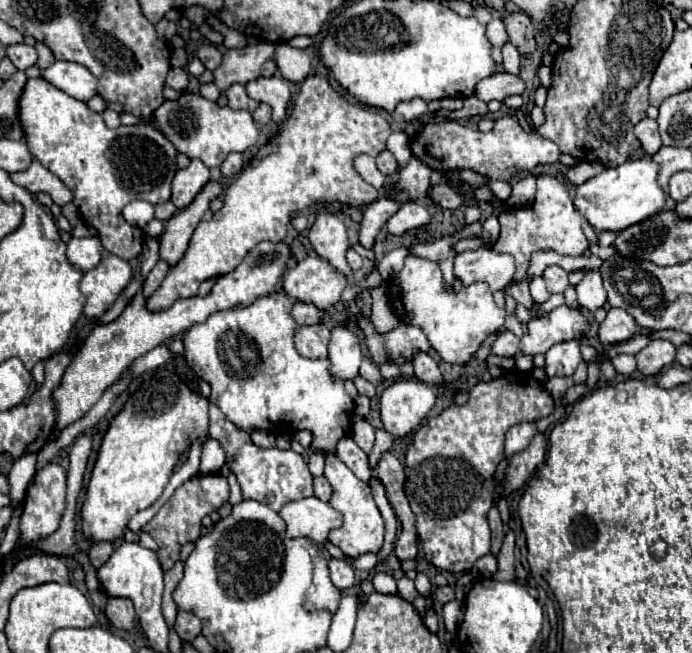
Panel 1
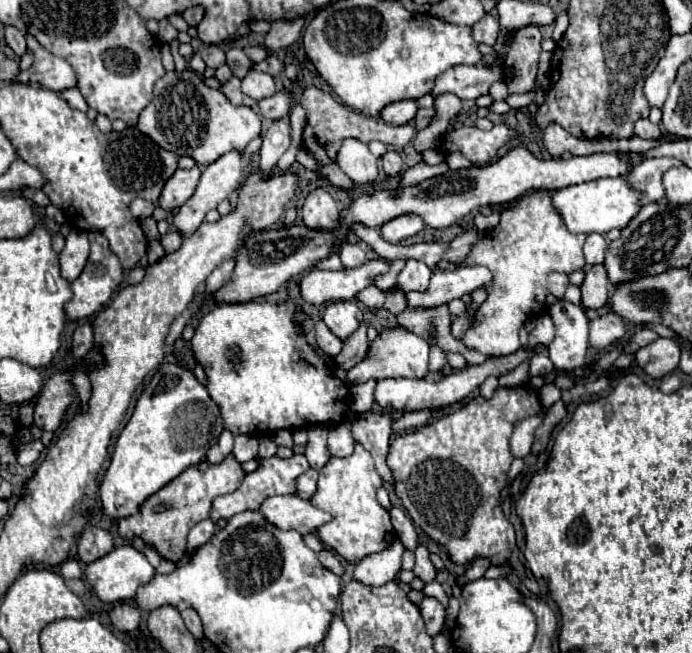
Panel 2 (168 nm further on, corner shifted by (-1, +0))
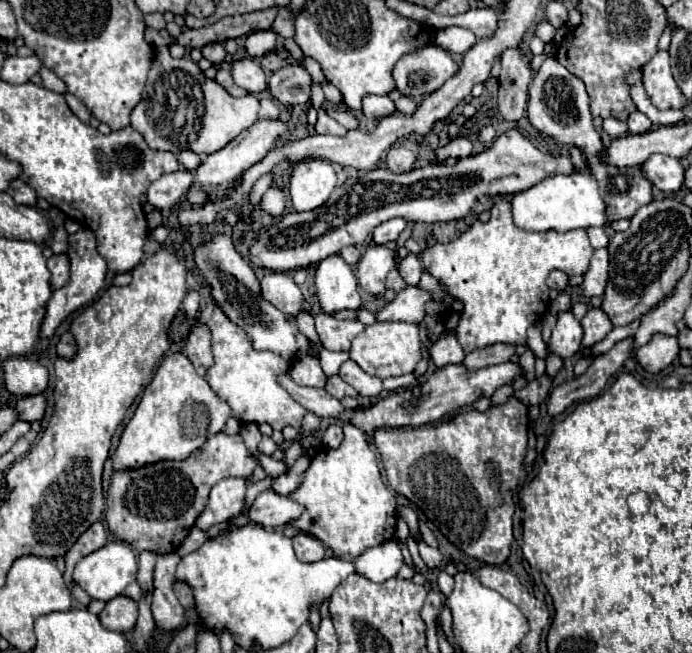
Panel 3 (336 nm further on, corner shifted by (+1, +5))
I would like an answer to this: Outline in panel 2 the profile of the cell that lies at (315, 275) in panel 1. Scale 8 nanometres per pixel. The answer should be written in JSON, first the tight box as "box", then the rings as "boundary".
{"box":[299,259,389,305],"boundary":[[[373,259],[357,269],[323,271],[313,267],[299,279],[299,291],[309,305],[329,305],[335,301],[351,301],[357,291],[371,285],[371,277],[387,273],[389,263],[385,259]]]}

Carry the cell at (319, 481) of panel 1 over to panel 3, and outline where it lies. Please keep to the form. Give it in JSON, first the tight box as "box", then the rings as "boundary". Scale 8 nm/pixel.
{"box":[271,456,311,496],"boundary":[[[301,456],[301,458],[289,468],[287,474],[283,474],[283,476],[279,476],[279,478],[273,478],[271,490],[277,492],[277,494],[281,494],[281,496],[289,496],[289,494],[297,488],[297,482],[301,480],[301,474],[307,470],[309,462],[311,462],[311,458]]]}

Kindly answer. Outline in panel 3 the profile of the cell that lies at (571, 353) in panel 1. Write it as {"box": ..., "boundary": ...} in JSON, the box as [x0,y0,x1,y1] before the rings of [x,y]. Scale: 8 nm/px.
{"box":[549,312,581,358],"boundary":[[[561,312],[557,318],[557,326],[553,328],[549,348],[561,358],[571,358],[581,350],[581,338],[581,324],[573,318],[571,312]]]}

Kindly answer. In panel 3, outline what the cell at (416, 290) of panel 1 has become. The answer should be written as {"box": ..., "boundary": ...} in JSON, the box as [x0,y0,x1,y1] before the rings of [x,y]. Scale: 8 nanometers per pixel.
{"box":[399,254,423,286],"boundary":[[[407,254],[401,262],[399,262],[399,274],[403,276],[403,280],[411,286],[415,286],[423,274],[423,266],[419,262],[419,258],[415,254]]]}

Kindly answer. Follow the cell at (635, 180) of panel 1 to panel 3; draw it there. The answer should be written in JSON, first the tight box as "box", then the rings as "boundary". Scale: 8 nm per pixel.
{"box":[509,172,605,232],"boundary":[[[589,172],[581,174],[555,174],[539,184],[517,192],[509,198],[513,224],[527,232],[569,232],[575,228],[591,228],[591,226],[605,226],[605,202],[601,192],[597,190],[597,182]]]}

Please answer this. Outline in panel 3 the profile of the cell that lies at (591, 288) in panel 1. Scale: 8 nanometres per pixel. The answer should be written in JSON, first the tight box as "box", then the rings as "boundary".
{"box":[581,248,609,298],"boundary":[[[599,248],[599,250],[595,250],[595,254],[591,258],[591,266],[589,266],[587,274],[583,276],[583,284],[581,284],[583,294],[587,298],[603,296],[607,276],[609,276],[609,252],[607,252],[607,248]]]}

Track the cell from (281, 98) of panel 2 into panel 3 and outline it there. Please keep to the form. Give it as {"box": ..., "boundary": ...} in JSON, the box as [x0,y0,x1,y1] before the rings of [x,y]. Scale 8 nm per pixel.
{"box":[269,62,311,106],"boundary":[[[297,62],[283,66],[271,74],[269,90],[285,106],[305,104],[311,96],[311,74]]]}

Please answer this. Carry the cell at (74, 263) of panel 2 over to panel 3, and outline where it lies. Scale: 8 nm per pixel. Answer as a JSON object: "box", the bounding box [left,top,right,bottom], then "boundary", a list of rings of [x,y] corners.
{"box":[47,254,69,290],"boundary":[[[65,254],[51,256],[47,260],[47,268],[51,272],[51,286],[55,290],[61,288],[61,286],[65,286],[69,282],[69,260],[65,258]]]}

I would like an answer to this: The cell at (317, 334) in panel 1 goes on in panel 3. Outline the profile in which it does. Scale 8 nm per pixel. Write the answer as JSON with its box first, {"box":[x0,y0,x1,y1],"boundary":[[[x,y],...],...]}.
{"box":[315,312,365,352],"boundary":[[[321,312],[315,316],[315,328],[317,328],[321,344],[327,350],[347,352],[351,348],[353,338],[365,330],[365,324],[361,324],[357,318],[337,320],[331,314]]]}

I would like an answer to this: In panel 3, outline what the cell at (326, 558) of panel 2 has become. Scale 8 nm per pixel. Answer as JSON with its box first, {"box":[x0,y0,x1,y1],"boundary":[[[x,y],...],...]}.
{"box":[293,532,325,562],"boundary":[[[299,532],[293,538],[293,548],[295,548],[295,554],[301,562],[317,562],[325,556],[323,544],[317,538],[313,538],[309,534],[303,534],[303,532]]]}

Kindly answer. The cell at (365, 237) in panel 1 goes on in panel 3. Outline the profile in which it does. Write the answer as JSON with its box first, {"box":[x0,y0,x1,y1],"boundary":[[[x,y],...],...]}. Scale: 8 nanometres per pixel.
{"box":[435,138,475,162],"boundary":[[[455,138],[453,142],[449,142],[447,146],[443,146],[443,148],[437,148],[435,150],[435,154],[437,154],[437,160],[439,162],[443,162],[447,156],[455,156],[455,158],[467,158],[467,156],[471,156],[473,152],[475,152],[475,144],[473,144],[473,140],[469,140],[469,138]]]}

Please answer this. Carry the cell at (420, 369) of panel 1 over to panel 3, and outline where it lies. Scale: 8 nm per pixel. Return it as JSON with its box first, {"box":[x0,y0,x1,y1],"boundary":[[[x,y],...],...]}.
{"box":[351,322,421,378],"boundary":[[[375,322],[367,326],[351,344],[351,360],[355,360],[367,374],[377,378],[403,376],[415,370],[415,364],[421,360],[421,340],[419,328],[405,322]]]}

